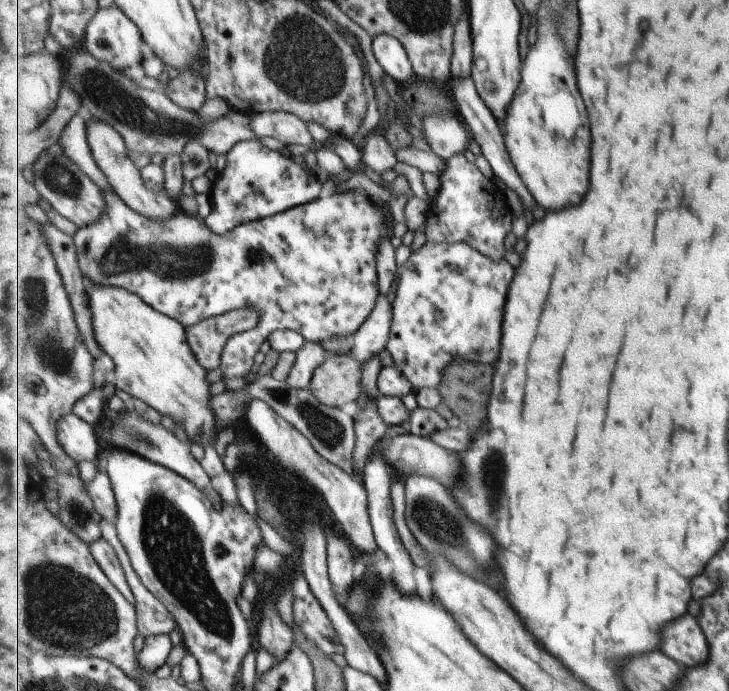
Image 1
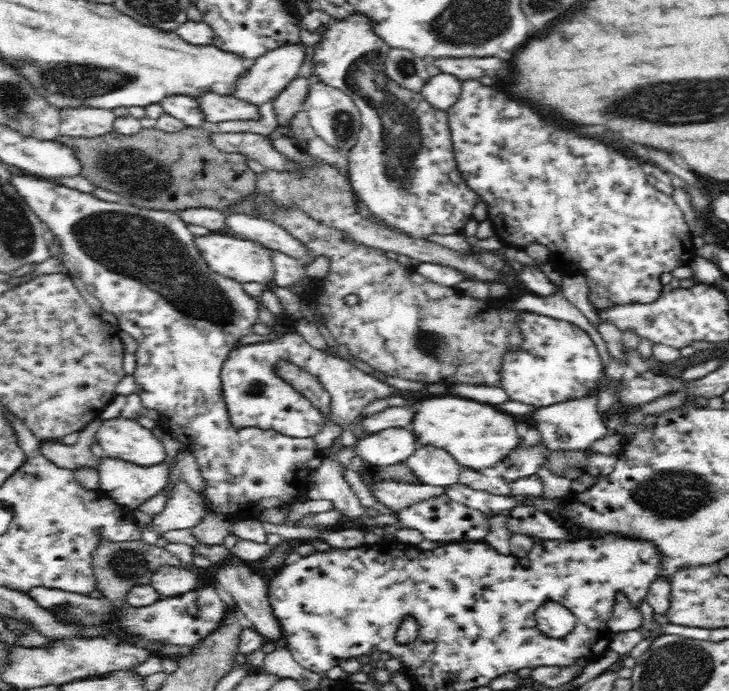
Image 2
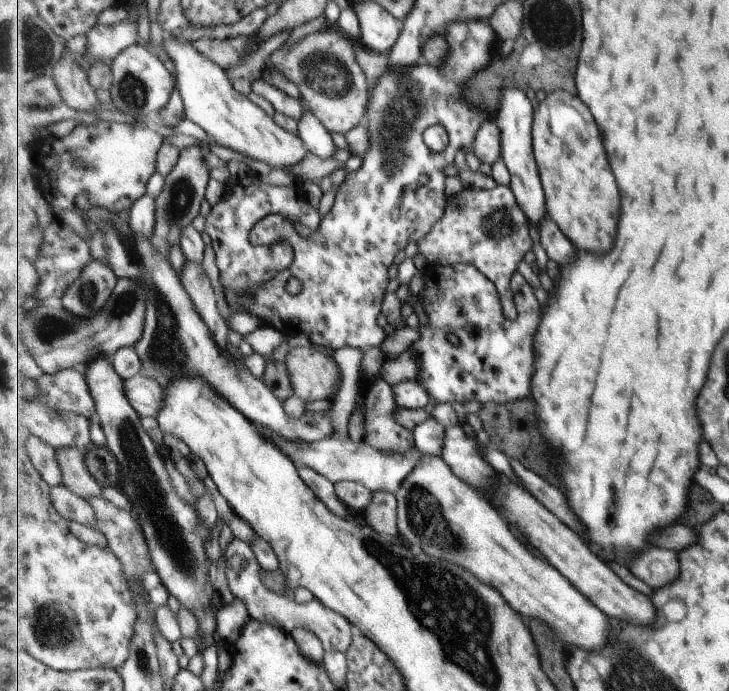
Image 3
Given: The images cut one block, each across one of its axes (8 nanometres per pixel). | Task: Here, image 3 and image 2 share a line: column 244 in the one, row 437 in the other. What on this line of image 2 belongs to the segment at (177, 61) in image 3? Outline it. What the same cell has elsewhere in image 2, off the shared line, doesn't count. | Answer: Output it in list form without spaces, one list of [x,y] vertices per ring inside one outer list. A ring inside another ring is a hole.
[[[122,417],[103,419],[95,432],[94,442],[102,446],[104,456],[126,460],[140,466],[157,465],[166,458],[162,440],[157,439],[150,429],[140,425],[136,419]]]

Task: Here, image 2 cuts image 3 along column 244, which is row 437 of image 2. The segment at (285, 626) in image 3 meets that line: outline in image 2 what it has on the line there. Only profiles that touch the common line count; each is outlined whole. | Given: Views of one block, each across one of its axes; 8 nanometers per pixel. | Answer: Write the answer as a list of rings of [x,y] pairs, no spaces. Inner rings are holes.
[[[598,395],[586,396],[586,399],[572,400],[532,409],[526,418],[538,434],[542,436],[543,446],[551,453],[557,451],[574,451],[590,449],[590,446],[611,431],[603,422],[597,410]]]

